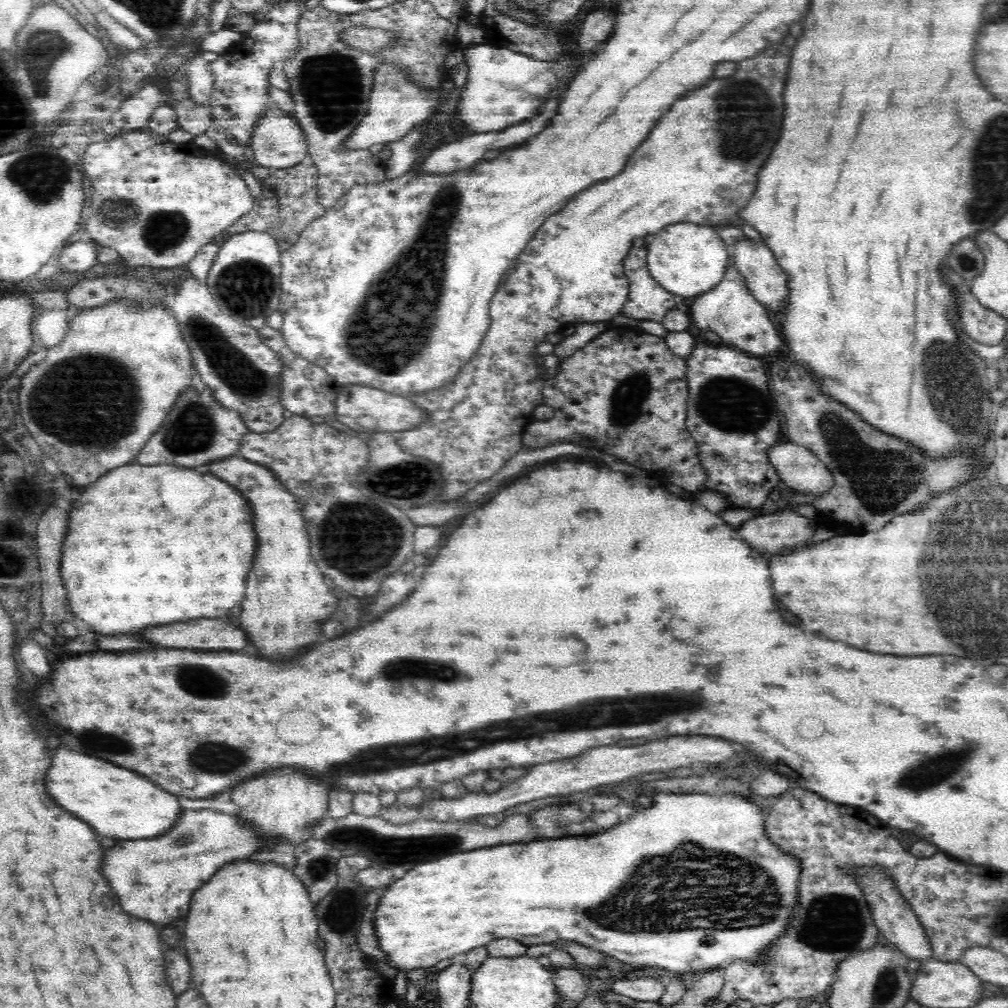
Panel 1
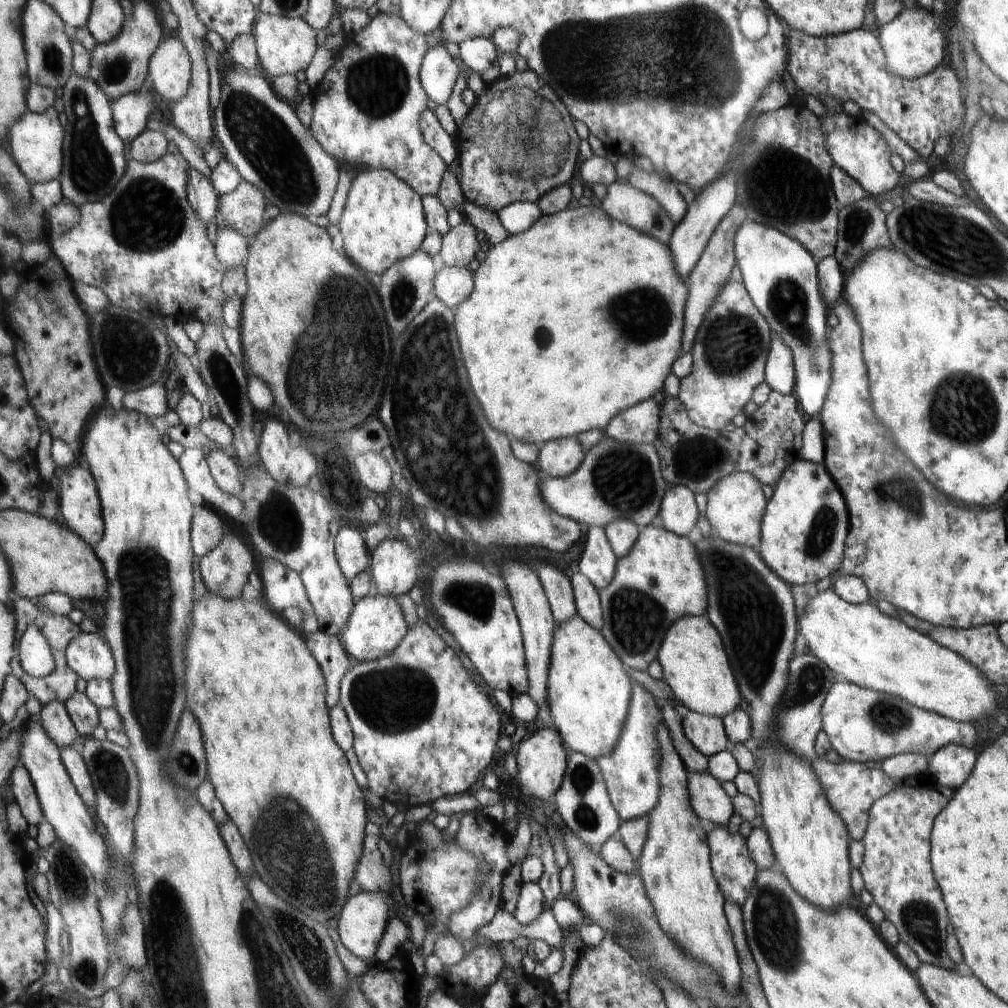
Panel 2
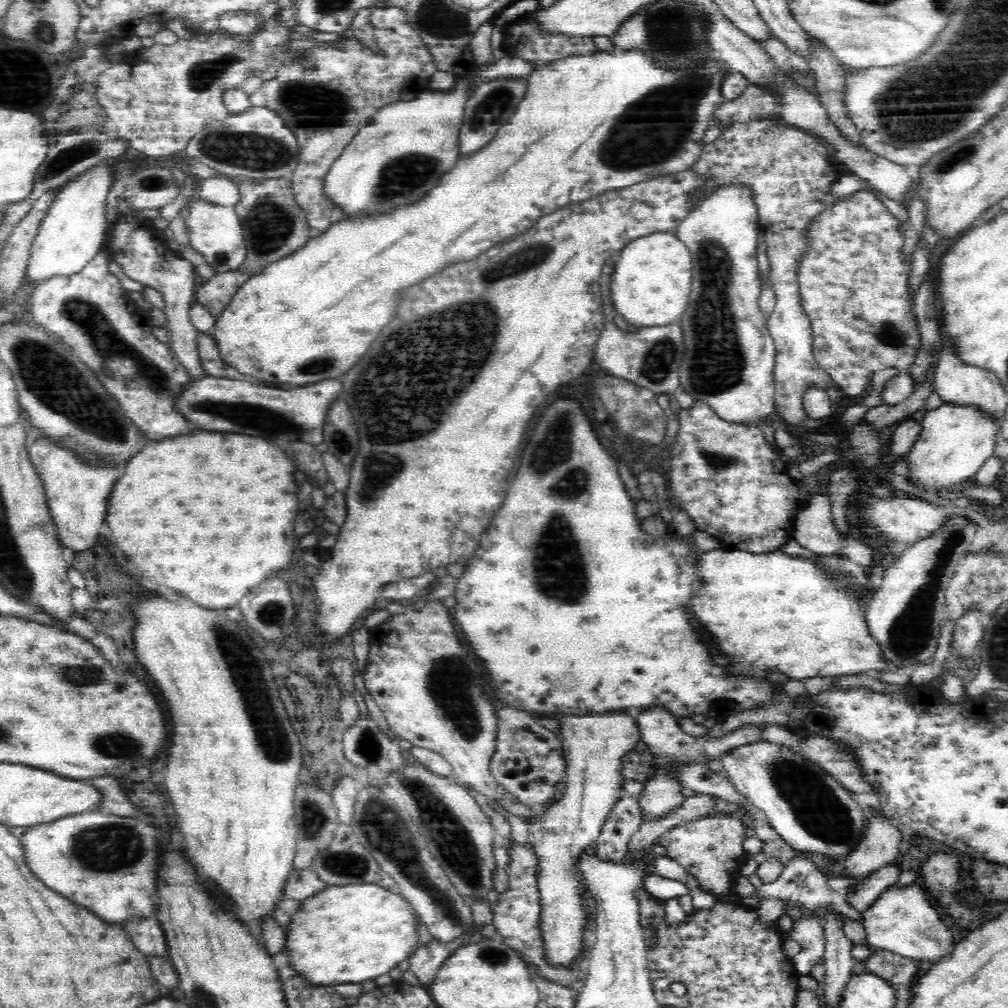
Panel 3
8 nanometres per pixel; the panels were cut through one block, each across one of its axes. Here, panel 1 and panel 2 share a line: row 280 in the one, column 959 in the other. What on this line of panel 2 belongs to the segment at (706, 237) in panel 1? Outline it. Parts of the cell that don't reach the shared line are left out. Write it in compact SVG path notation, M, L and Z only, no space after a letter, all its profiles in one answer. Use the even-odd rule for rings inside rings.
M832 588L824 590L808 602L801 619L801 632L809 652L826 664L838 679L872 691L898 695L914 706L960 722L980 724L988 713L998 711L995 694L991 691L994 684L985 678L976 664L913 627L906 626L901 619L886 616L876 603L848 603Z

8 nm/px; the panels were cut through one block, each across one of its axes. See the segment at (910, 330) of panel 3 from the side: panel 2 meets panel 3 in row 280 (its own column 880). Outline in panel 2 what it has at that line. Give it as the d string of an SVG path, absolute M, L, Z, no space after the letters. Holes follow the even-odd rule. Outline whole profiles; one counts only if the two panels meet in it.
M928 772L901 780L897 785L898 790L886 794L886 798L869 811L870 834L862 838L865 854L859 869L865 889L921 963L966 971L964 965L958 966L948 954L948 907L932 867L933 822L952 800L954 790L940 787Z

